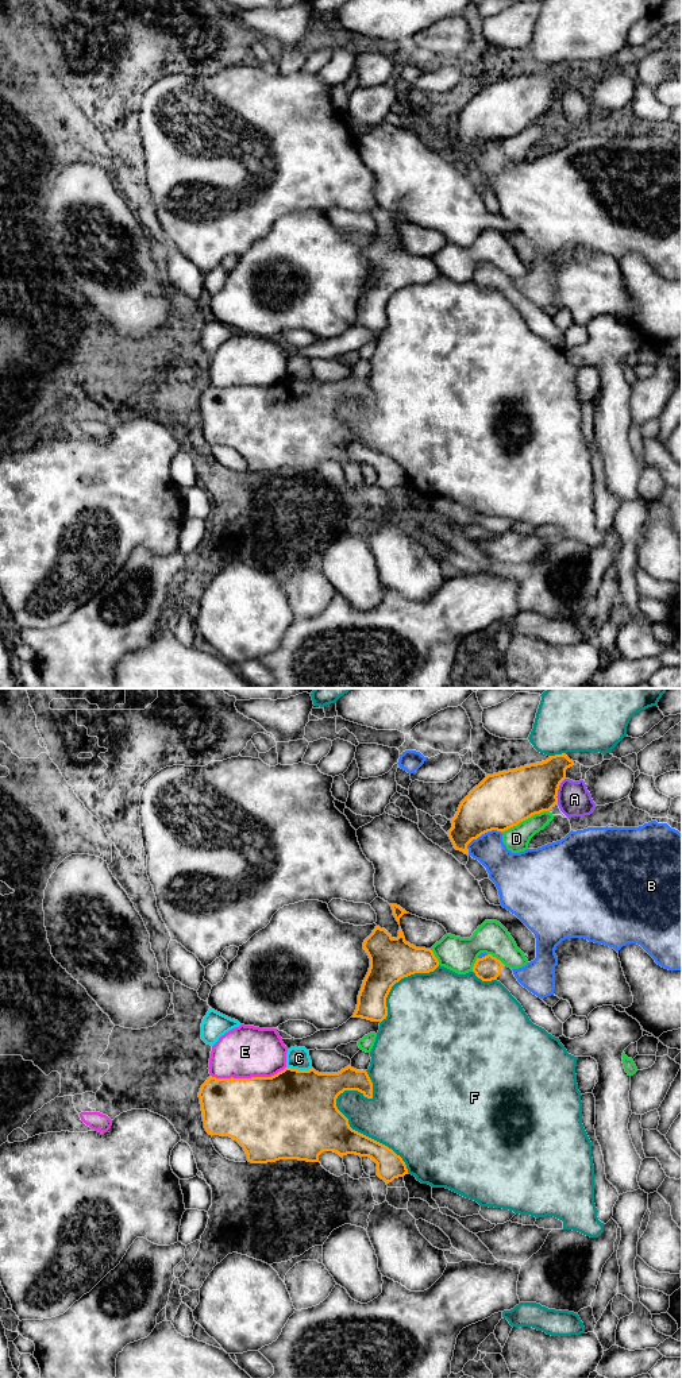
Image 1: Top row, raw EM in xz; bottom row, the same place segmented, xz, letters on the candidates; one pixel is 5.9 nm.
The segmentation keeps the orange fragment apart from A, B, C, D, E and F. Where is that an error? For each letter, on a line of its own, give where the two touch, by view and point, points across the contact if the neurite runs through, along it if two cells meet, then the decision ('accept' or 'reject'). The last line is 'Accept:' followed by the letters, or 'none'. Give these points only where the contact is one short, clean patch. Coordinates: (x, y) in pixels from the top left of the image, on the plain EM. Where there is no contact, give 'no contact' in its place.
A: xz (557, 100) | along xz (565, 87), (558, 99), (557, 112) | reject
B: xz (480, 145) | reject
C: xz (299, 379) | along xz (286, 375), (297, 378), (311, 377) | reject
D: xz (524, 128) | reject
E: xz (247, 388) | reject
F: xz (342, 423) | reject
Accept: none

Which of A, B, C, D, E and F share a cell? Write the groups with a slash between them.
A / B / C / D / E / F

